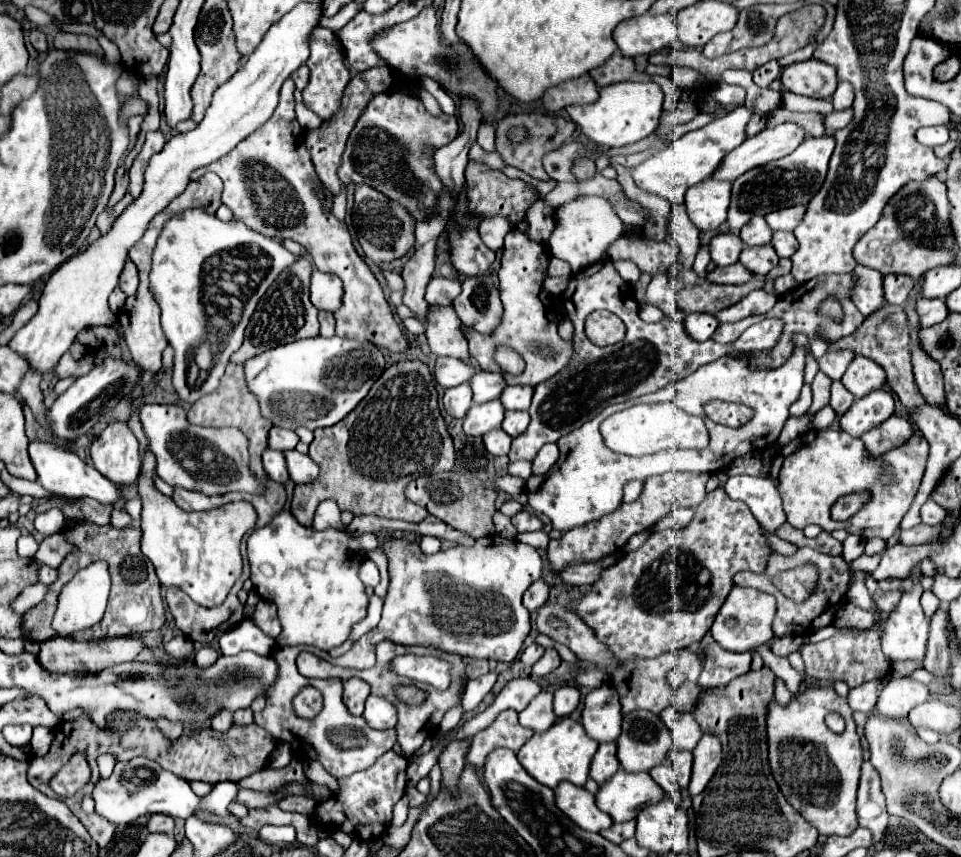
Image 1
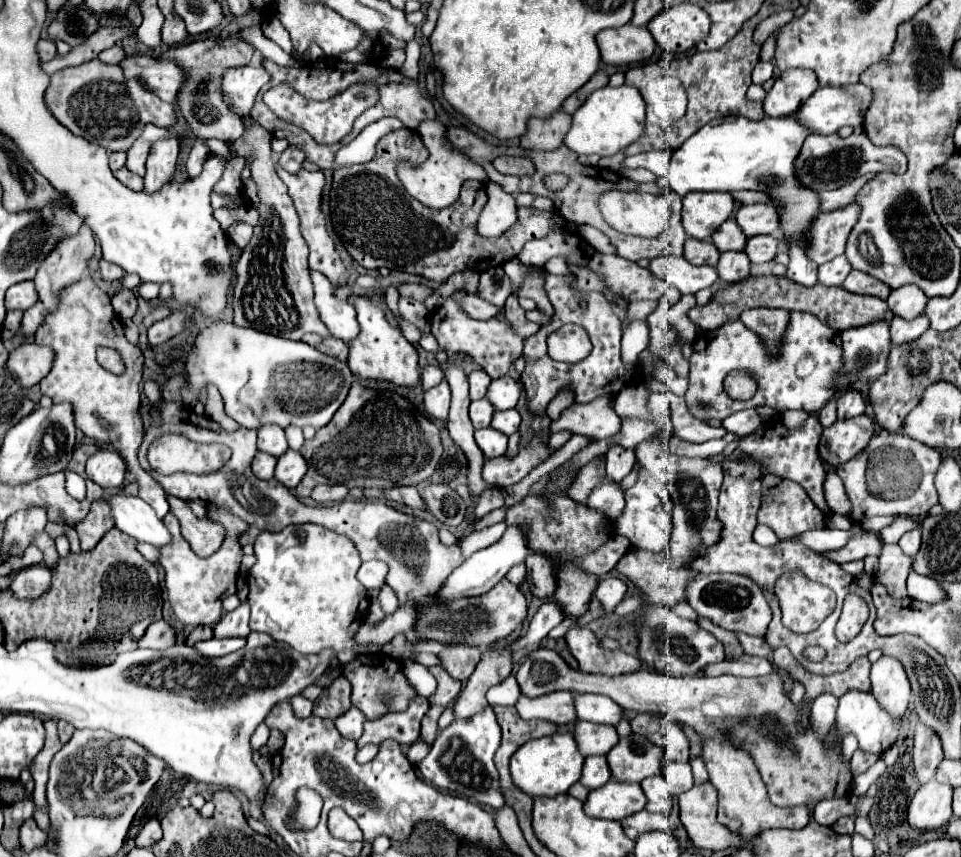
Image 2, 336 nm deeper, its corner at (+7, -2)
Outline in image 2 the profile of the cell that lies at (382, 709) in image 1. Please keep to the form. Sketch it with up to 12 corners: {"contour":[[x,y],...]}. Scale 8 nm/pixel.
{"contour":[[357,707],[335,719],[345,739],[359,739],[365,715]]}

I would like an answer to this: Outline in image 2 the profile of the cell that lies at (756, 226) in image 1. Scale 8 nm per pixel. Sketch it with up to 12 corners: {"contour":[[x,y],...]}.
{"contour":[[727,219],[711,241],[719,251],[743,251],[745,233]]}

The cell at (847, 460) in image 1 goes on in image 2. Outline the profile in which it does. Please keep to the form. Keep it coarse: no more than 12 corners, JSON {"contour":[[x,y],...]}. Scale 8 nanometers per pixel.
{"contour":[[881,429],[835,467],[857,525],[925,515],[941,453]]}

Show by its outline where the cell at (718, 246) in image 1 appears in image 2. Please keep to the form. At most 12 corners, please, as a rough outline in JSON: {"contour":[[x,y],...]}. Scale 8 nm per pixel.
{"contour":[[685,241],[685,259],[691,265],[719,261],[719,251],[711,241]]}

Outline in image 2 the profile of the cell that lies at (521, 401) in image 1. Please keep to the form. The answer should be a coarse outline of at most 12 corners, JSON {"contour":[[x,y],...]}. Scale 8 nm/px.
{"contour":[[509,375],[491,381],[487,399],[497,411],[513,409],[521,385]]}

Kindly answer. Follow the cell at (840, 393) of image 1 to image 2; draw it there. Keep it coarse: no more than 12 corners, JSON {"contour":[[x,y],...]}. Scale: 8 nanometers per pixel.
{"contour":[[835,397],[819,411],[819,421],[829,427],[837,421]]}

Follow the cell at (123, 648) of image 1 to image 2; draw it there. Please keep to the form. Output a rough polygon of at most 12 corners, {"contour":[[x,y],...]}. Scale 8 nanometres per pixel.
{"contour":[[165,621],[153,623],[139,647],[167,649],[175,631]]}

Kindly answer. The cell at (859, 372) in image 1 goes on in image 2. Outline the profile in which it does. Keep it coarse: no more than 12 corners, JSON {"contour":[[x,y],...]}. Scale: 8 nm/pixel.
{"contour":[[859,389],[837,397],[837,417],[849,419],[865,413]]}

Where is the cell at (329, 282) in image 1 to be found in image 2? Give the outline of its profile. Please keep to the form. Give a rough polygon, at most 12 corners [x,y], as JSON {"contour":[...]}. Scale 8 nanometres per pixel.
{"contour":[[311,271],[315,305],[333,337],[359,333],[355,309],[335,297],[325,275]]}

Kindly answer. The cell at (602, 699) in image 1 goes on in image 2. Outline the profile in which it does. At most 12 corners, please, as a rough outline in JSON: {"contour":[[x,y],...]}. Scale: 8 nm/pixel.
{"contour":[[579,721],[581,755],[605,755],[617,745],[615,727]]}

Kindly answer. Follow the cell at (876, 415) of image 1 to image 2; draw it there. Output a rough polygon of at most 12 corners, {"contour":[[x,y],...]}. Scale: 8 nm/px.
{"contour":[[869,415],[823,429],[819,455],[837,467],[875,433]]}

